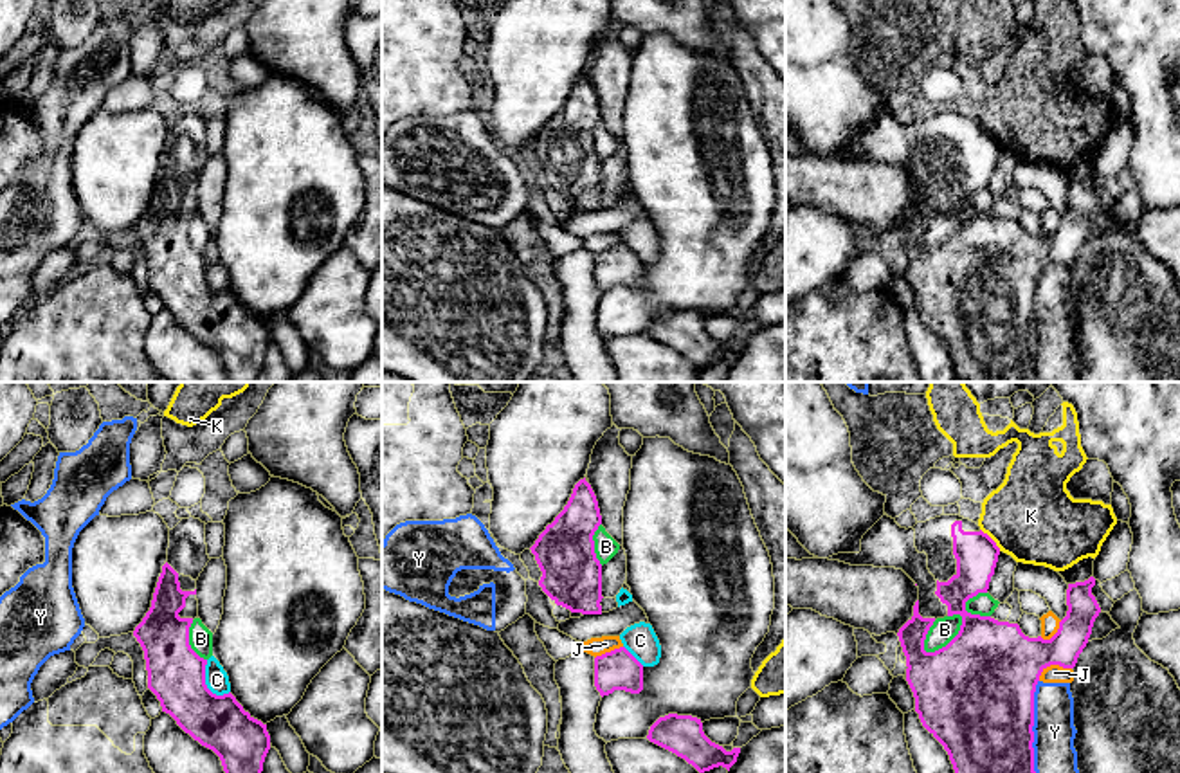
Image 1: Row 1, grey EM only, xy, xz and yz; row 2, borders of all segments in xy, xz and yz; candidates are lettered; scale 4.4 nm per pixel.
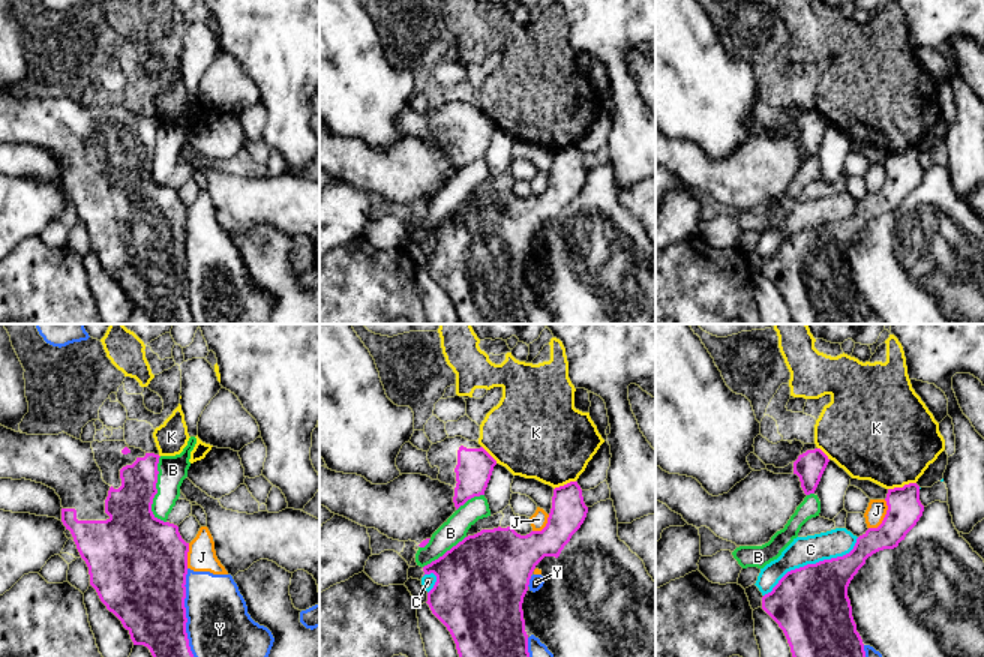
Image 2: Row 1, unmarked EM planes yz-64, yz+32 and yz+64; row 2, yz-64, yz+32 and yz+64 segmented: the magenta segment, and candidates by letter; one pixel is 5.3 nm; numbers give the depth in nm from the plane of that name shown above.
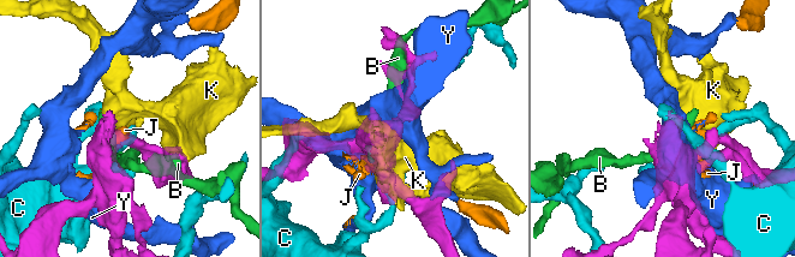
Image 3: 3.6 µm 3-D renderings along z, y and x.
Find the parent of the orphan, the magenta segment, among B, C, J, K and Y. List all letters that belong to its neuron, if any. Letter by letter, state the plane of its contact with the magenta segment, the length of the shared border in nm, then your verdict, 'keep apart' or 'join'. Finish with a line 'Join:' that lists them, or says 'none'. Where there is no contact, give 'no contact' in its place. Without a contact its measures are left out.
B: yz | 240 nm | keep apart
C: xy | 190 nm | keep apart
J: yz | 160 nm | keep apart
K: yz | 140 nm | keep apart
Y: yz | 480 nm | keep apart
Join: none

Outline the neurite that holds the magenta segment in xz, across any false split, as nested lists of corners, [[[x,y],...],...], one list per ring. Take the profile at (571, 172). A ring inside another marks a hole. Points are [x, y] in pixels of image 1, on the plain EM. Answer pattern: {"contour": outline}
{"contour": [[[584,74],[564,106],[530,144],[542,168],[539,182],[571,209],[602,211],[602,160],[593,137],[600,121],[596,92]]]}

